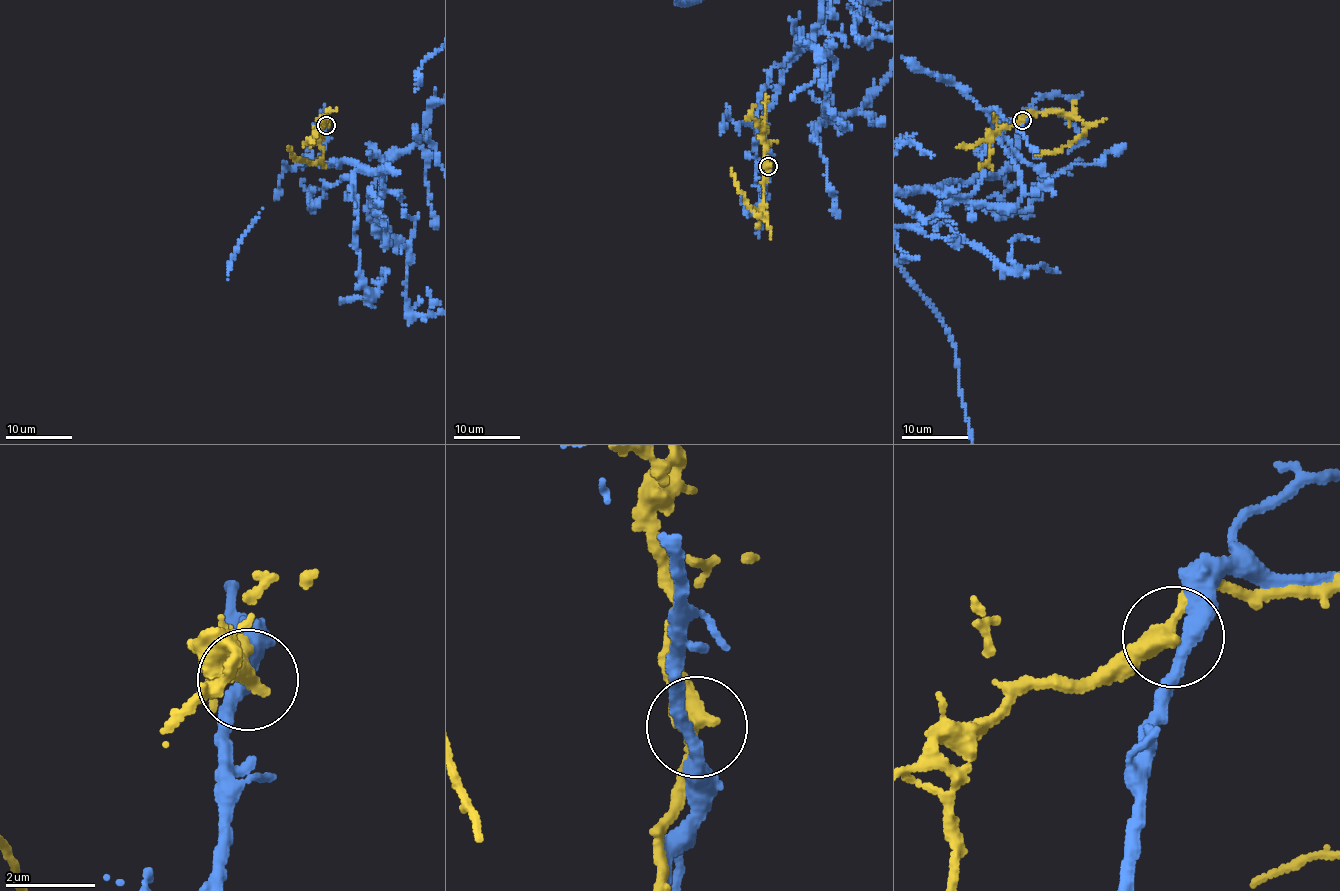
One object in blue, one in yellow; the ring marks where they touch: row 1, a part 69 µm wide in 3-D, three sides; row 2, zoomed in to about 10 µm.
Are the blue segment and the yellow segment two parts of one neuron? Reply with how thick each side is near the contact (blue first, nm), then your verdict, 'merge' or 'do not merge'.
320/400 nm | do not merge

